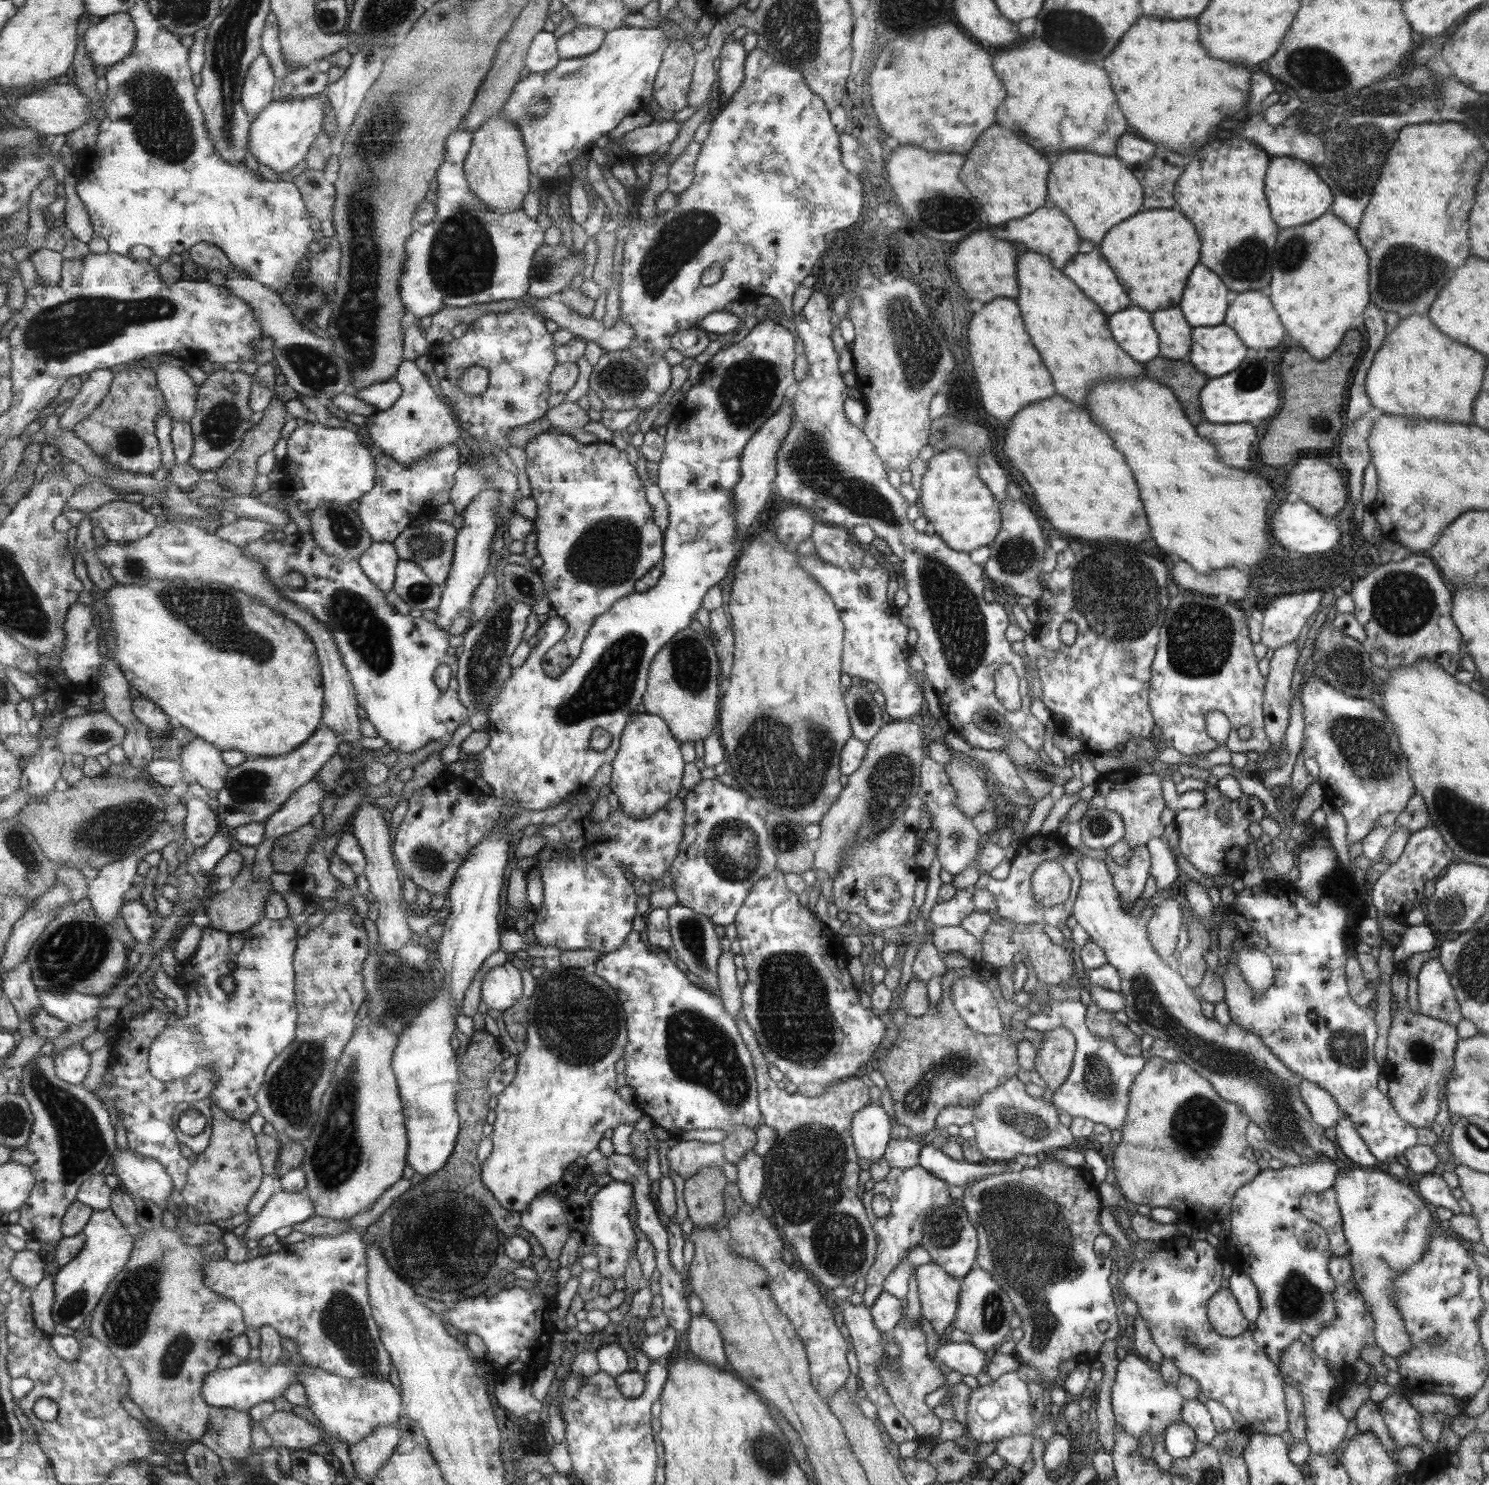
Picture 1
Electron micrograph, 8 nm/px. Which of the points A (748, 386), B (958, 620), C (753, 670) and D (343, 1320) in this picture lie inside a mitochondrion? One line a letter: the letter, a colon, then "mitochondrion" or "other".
A: mitochondrion
B: mitochondrion
C: other
D: mitochondrion

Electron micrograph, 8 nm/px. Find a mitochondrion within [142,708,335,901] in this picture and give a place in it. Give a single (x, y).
(251, 789)

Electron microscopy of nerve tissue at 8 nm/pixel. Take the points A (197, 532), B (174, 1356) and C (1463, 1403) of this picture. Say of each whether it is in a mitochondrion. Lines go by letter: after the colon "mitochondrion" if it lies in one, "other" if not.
A: other
B: mitochondrion
C: other

